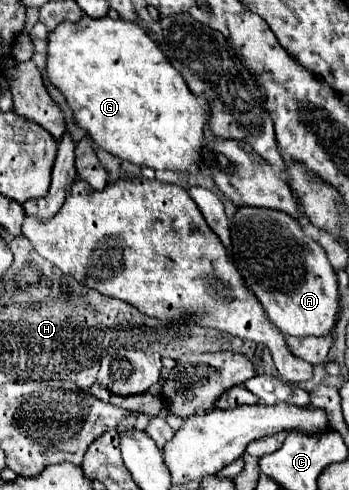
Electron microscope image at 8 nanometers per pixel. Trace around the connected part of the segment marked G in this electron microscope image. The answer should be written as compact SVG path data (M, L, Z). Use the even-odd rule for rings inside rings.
M82 16L78 24L72 24L72 22L64 22L62 26L58 26L58 30L54 30L50 36L48 36L48 78L52 80L52 84L56 84L62 94L66 96L68 100L68 106L72 108L74 112L74 118L76 122L88 130L88 136L96 142L98 148L122 158L122 160L128 160L136 166L148 166L152 170L174 170L174 172L186 172L186 174L198 174L200 172L200 164L202 164L202 148L204 148L204 142L206 142L206 136L204 136L204 130L208 128L208 120L210 120L210 106L206 106L208 102L204 98L198 98L190 92L188 84L184 82L182 74L168 62L168 58L164 56L164 52L160 50L160 46L136 24L136 22L128 22L128 20L112 20L112 18L102 18L102 20L96 20L96 18L90 18L90 16Z

